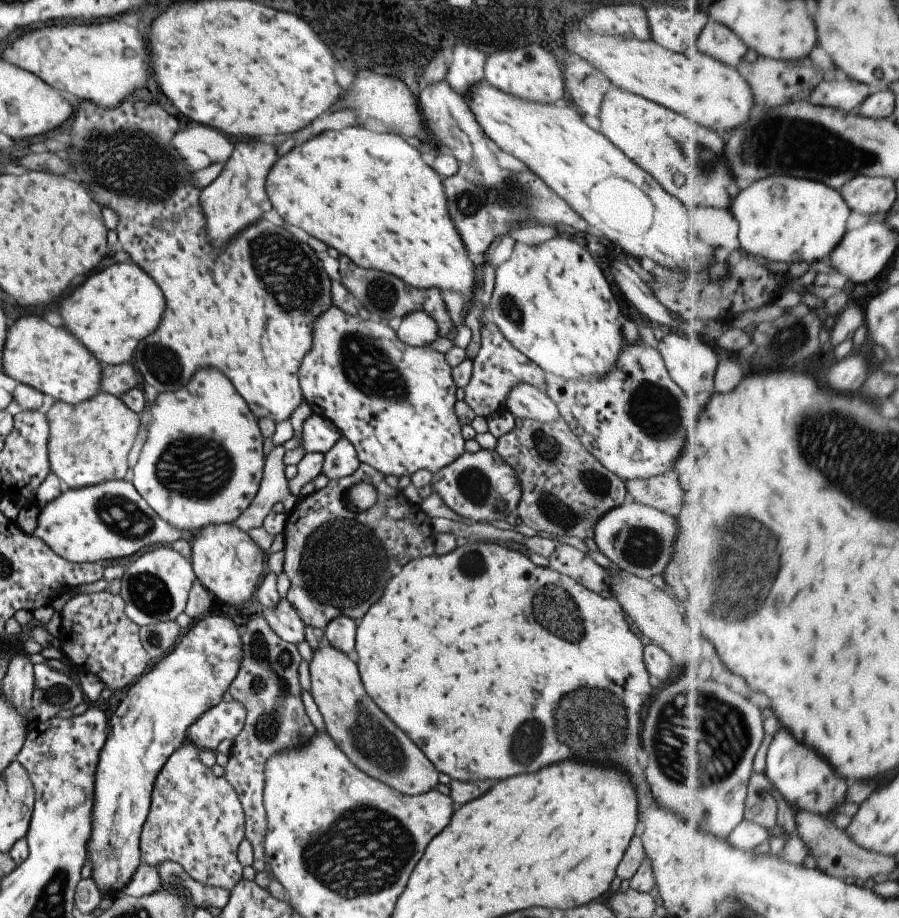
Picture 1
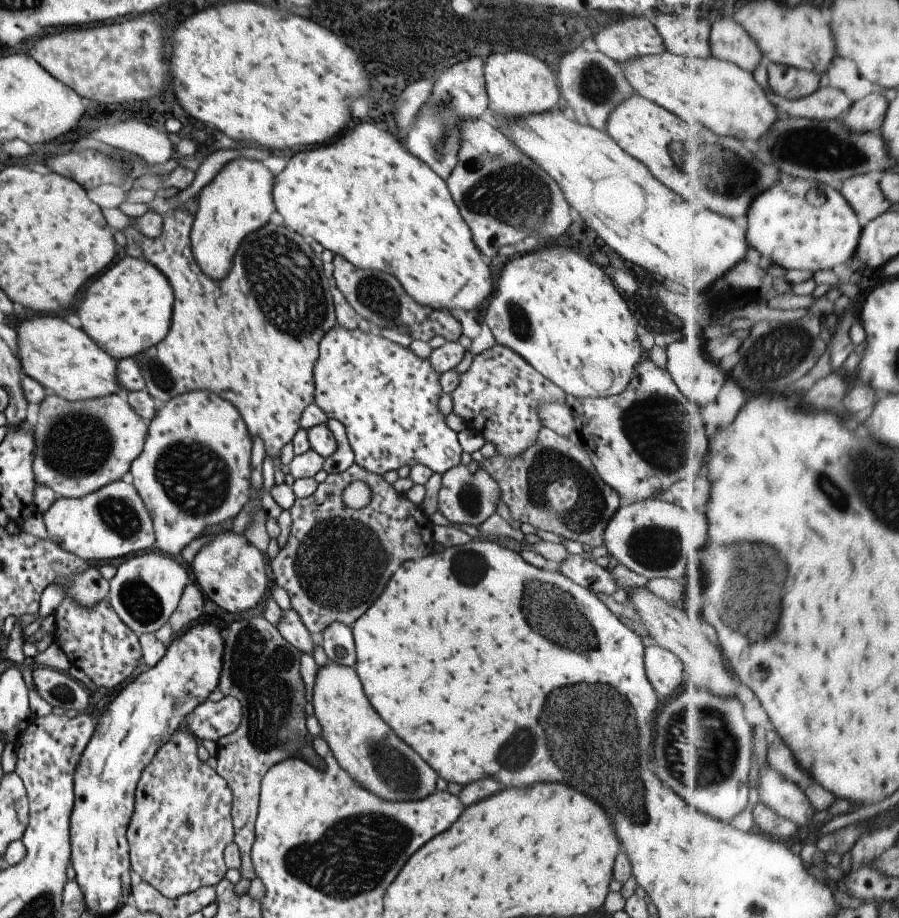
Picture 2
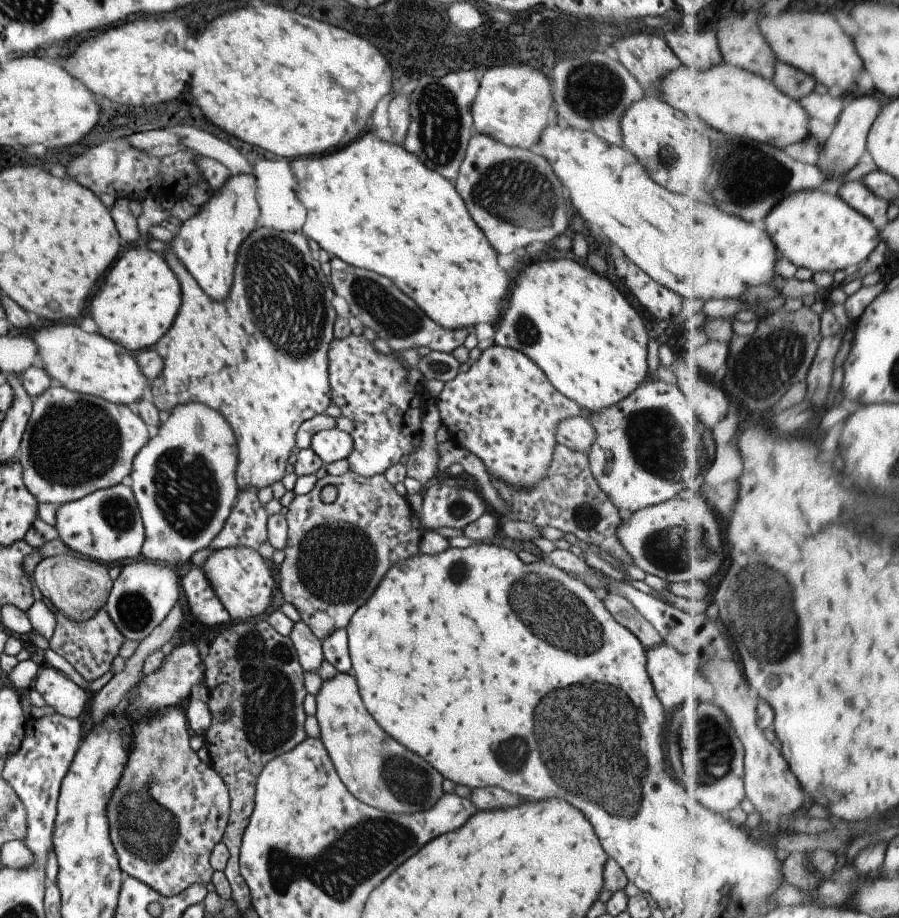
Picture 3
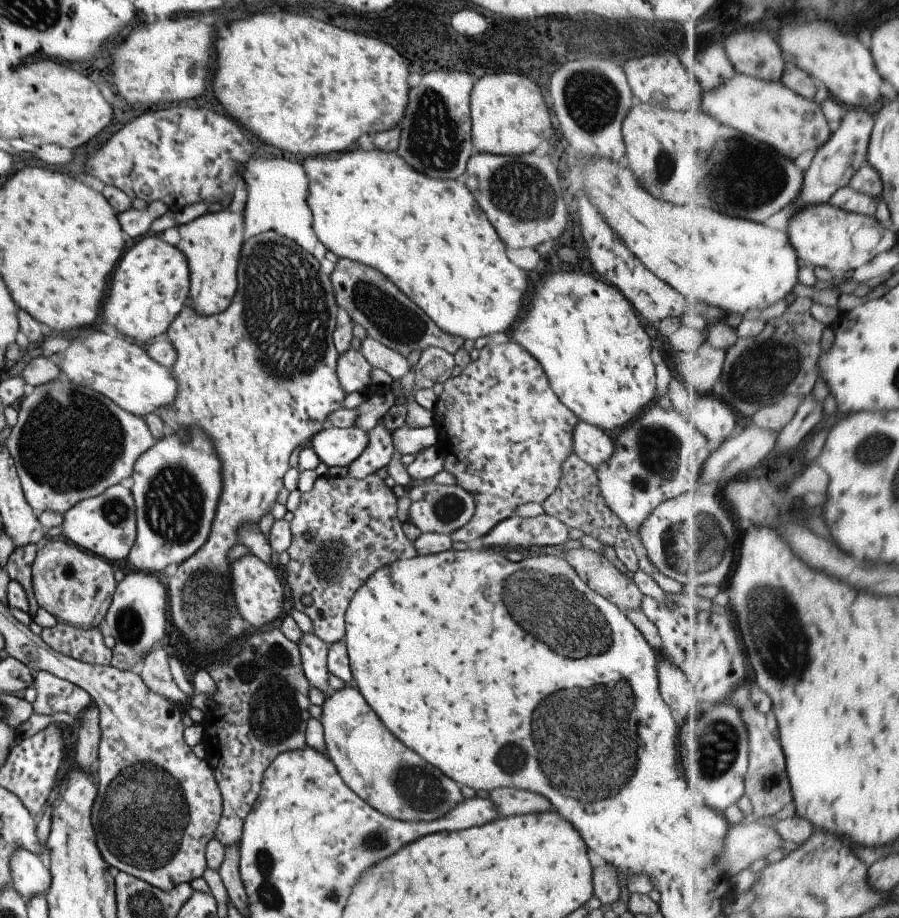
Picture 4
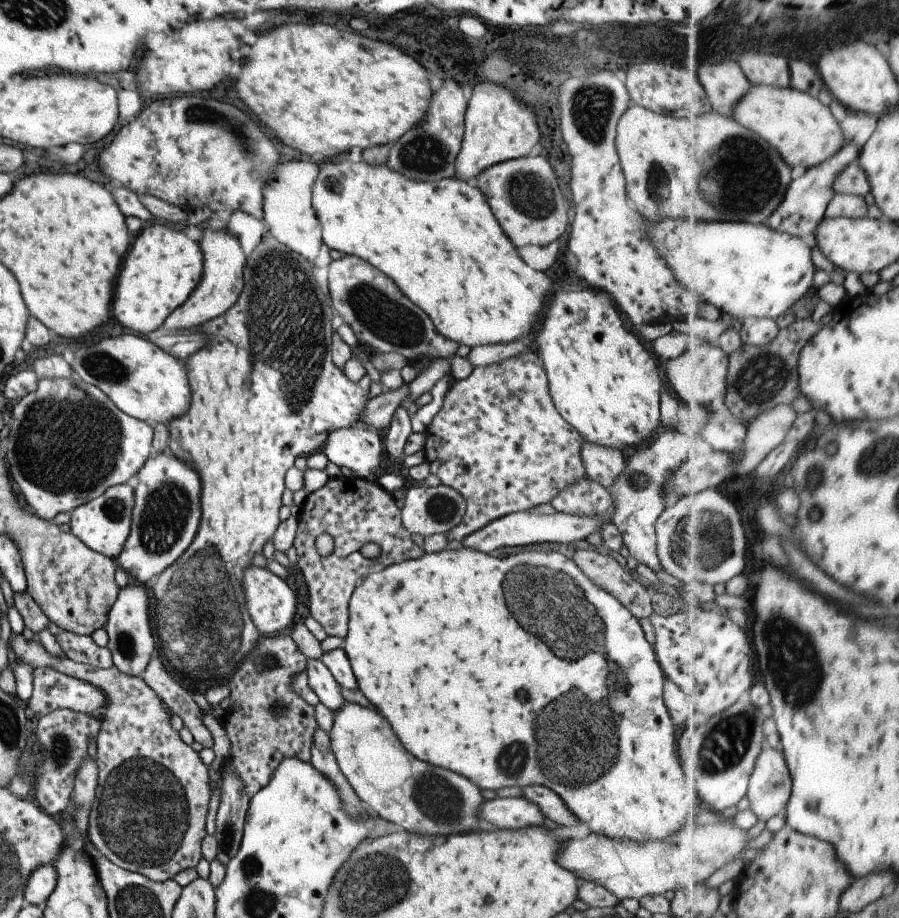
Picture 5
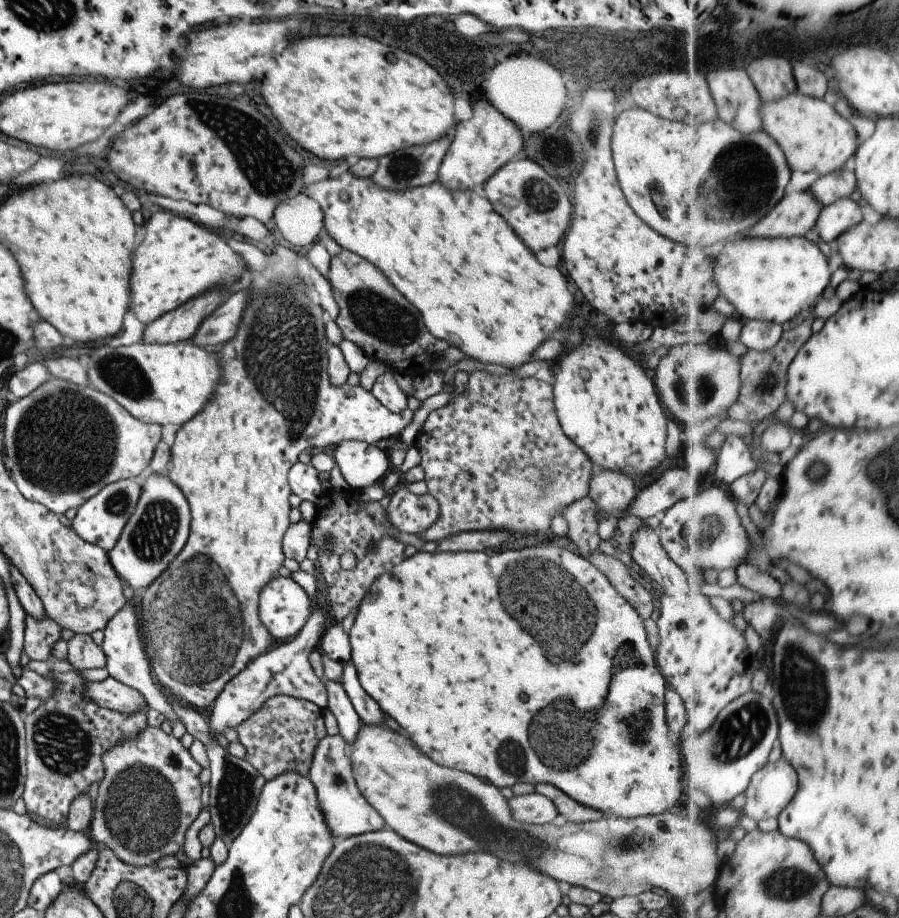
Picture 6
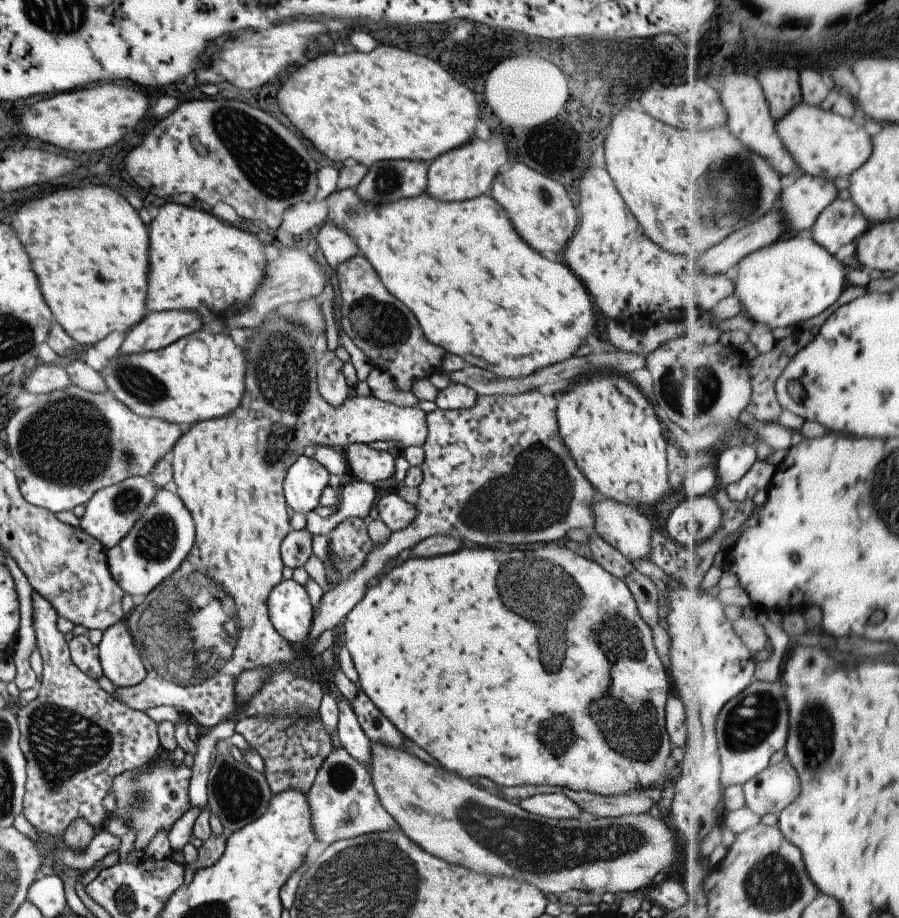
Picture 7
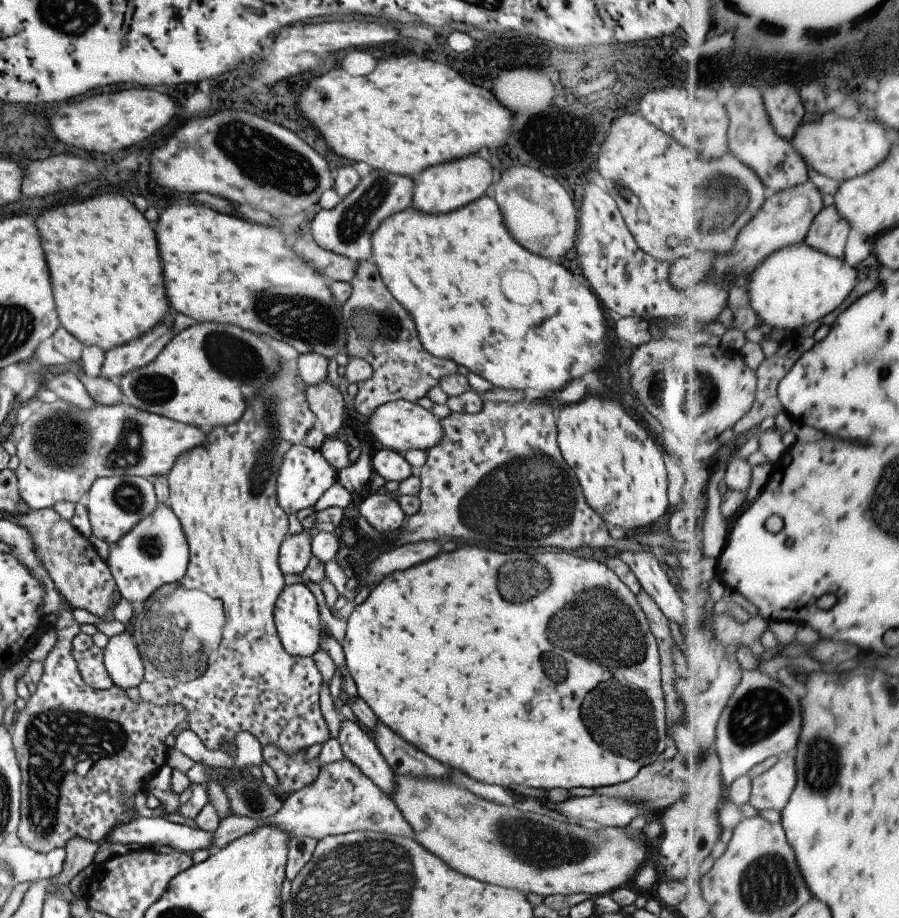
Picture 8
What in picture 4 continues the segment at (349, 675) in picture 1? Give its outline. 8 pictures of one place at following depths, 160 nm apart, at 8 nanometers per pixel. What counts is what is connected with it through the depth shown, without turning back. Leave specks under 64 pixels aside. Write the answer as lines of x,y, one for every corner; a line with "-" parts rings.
343,685
343,688
330,692
325,695
320,707
321,715
318,721
322,726
325,756
337,769
345,786
348,786
364,802
369,803
371,808
396,820
430,821
437,818
437,816
443,816
451,806
457,805
463,799
455,785
455,781
446,777
439,769
422,759
415,751
401,744
381,724
377,715
369,708
356,687

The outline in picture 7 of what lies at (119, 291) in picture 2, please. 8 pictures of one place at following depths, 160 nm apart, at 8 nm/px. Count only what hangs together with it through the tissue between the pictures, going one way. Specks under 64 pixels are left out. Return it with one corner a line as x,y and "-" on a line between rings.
165,203
149,226
146,313
190,310
203,320
241,310
257,288
265,266
261,242
211,214

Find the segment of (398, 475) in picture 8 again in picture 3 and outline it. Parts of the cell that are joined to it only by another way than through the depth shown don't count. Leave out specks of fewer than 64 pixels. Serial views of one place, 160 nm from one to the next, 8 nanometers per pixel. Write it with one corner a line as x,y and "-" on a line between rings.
346,427
324,429
311,438
310,448
323,464
329,464
346,460
353,448
353,440

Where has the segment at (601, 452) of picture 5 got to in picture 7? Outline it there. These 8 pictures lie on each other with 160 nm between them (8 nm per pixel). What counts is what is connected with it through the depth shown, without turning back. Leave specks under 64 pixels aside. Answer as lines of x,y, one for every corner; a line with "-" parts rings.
595,496
590,504
593,528
607,544
618,550
627,560
646,558
650,551
650,532
653,529
649,520
639,513
637,507
632,507
607,497

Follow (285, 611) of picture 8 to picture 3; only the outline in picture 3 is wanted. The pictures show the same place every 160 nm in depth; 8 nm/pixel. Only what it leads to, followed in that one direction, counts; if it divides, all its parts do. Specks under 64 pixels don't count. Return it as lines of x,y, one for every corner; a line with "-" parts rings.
243,546
213,549
201,568
231,620
249,620
267,610
273,594
273,578
256,550

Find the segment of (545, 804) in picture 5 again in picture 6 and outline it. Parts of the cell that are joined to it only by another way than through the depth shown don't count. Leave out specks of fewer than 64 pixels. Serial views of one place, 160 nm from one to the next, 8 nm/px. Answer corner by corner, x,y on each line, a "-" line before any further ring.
537,783
534,785
534,792
548,798
555,805
558,814
561,814
566,821
584,823
599,819
603,816
603,814
598,811
588,809
587,807
572,801
553,785

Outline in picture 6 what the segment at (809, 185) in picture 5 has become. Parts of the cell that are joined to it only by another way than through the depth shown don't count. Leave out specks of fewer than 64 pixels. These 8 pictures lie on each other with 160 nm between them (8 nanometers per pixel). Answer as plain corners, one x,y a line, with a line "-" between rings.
808,189
794,191
782,201
755,228
746,232
761,238
803,237
816,229
824,204

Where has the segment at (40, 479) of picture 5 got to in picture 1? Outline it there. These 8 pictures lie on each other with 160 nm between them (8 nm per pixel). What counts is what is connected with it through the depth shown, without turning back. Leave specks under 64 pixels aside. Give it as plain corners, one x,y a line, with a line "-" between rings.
99,391
93,398
73,406
54,401
45,412
49,438
47,438
47,462
49,472
59,478
63,488
77,489
93,486
114,479
123,479
129,466
127,455
139,428
139,419
118,397

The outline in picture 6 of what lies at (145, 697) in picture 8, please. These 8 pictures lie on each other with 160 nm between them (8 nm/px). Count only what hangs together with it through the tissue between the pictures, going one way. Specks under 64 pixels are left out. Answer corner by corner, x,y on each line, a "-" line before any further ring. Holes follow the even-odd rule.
281,242
275,245
274,249
267,254
268,257
262,270
248,273
249,276
246,281
249,282
249,302
247,302
247,306
245,306
245,310
241,314
241,322
239,322
235,334
214,350
214,357
218,364
220,376
216,382
214,394
208,398
208,401
196,416
192,416
177,429
173,445
170,447
169,466
171,466
171,470
169,470
167,476
183,491
189,508
191,508
190,533
185,546
166,566
164,572
159,574
150,585
141,590
141,599
139,600
141,612
139,612
138,629
155,684
163,692
167,692
169,696
173,696
183,705
193,707
203,713
208,713
215,697
221,692
221,689
230,678
241,672
247,666
247,663
250,663
255,657
262,655
269,648
275,646
275,640
260,623
258,617
258,592
259,587
263,586
271,577
278,576
277,569
281,566
281,561
283,560
283,553
280,547
281,537
284,530
287,530
287,527
290,525
287,518
290,510
289,502
287,501
287,496
290,494
287,473
291,465
297,462
297,456
304,451
331,451
338,442
344,440
374,443
377,440
385,440
385,438
389,438
389,436
394,434
397,436
404,426
408,425
413,415
413,412
407,408
399,414
389,412
373,396
370,390
365,390
359,384
351,386
345,382
342,385
332,385
329,382
328,374
324,369
325,352
329,342
327,342
324,336
324,323
321,317
323,309
309,299
307,296
309,290
306,290
306,284
299,278
299,271
295,266
299,253
-
109,675
101,681
87,681
82,694
97,706
125,715
147,709
145,699
135,690
121,684

